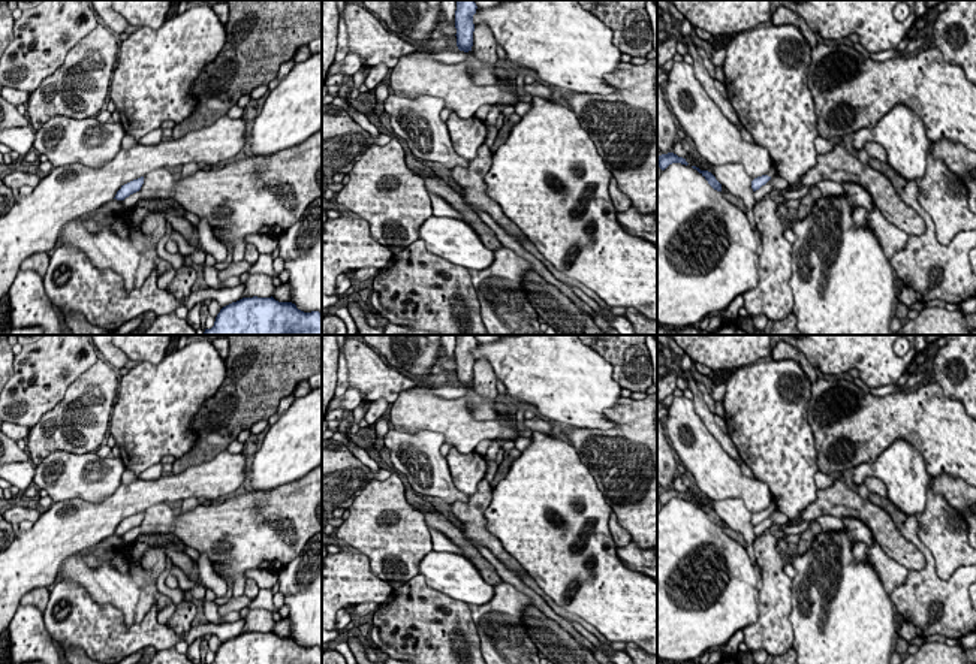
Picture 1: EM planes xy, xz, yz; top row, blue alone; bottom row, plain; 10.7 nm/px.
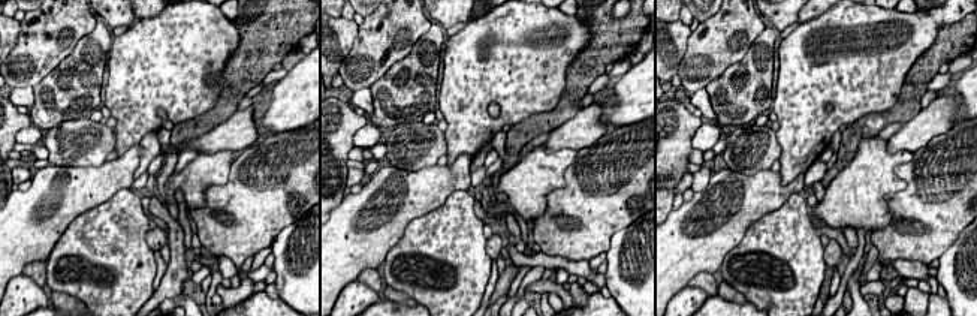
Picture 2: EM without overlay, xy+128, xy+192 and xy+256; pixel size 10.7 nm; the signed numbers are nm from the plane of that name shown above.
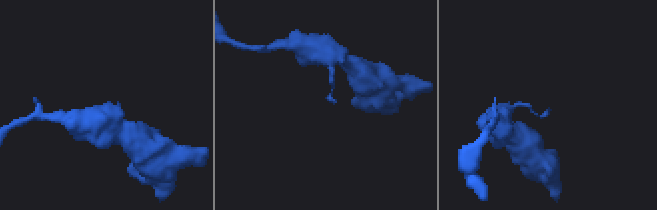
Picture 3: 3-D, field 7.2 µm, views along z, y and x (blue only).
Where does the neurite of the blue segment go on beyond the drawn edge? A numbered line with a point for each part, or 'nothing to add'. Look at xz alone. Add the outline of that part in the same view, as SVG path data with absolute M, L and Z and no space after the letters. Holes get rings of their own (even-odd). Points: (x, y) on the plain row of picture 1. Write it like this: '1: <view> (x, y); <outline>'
nothing to add

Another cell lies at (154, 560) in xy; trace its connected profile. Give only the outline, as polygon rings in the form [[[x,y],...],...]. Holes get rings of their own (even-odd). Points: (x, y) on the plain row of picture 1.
[[[160,543],[148,544],[148,550],[141,559],[141,567],[150,570],[154,577],[159,577],[165,571],[166,553]]]

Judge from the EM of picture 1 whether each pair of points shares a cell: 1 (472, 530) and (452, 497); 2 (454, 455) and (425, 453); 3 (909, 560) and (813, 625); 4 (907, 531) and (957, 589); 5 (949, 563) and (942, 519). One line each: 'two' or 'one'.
1: two
2: two
3: two
4: one
5: one

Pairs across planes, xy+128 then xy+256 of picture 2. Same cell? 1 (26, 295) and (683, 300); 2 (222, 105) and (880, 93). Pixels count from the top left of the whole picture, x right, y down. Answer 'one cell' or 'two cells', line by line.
1: one cell
2: two cells

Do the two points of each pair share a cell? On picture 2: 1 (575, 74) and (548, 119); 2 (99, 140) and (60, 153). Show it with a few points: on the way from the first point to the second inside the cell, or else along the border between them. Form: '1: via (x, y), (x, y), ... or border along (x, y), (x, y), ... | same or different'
1: via (575, 86), (572, 99), (560, 111) | same
2: via (90, 143), (72, 143), (69, 146) | same

